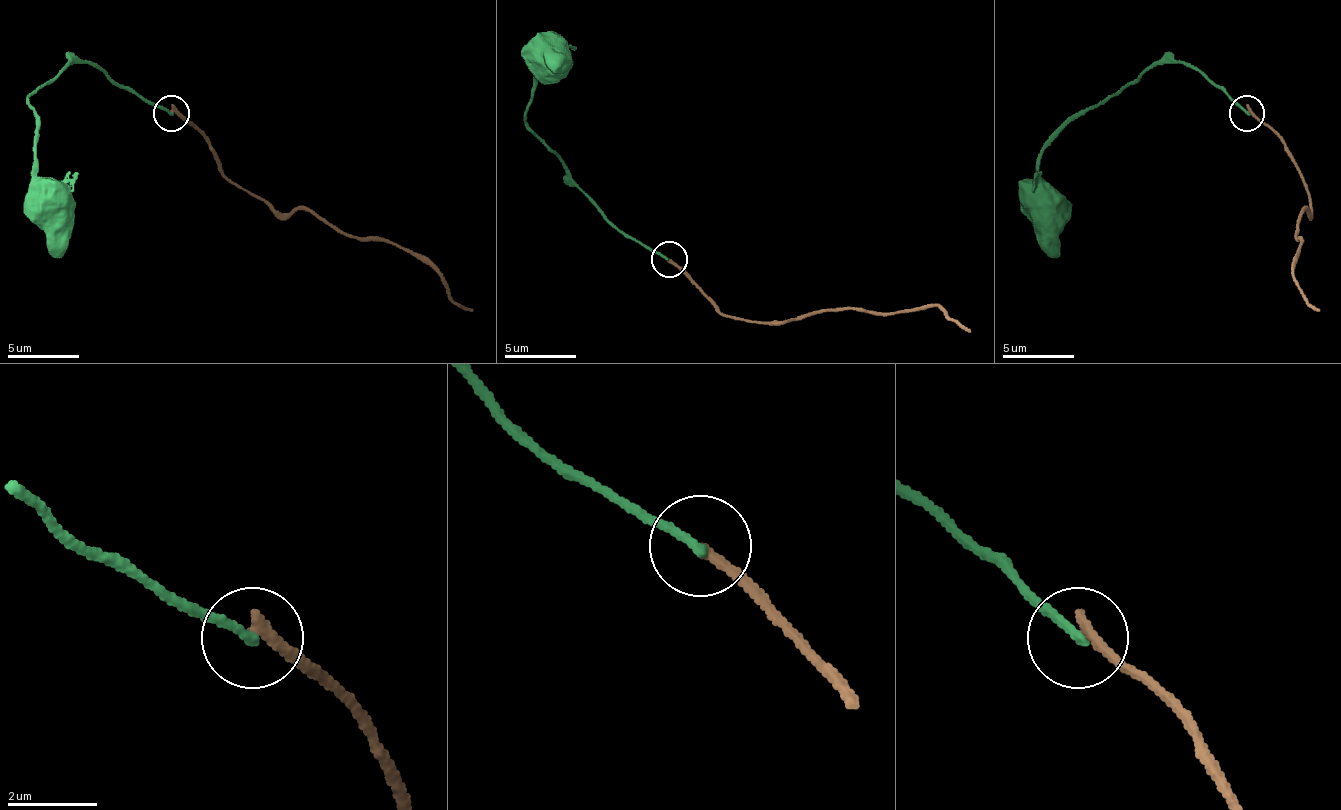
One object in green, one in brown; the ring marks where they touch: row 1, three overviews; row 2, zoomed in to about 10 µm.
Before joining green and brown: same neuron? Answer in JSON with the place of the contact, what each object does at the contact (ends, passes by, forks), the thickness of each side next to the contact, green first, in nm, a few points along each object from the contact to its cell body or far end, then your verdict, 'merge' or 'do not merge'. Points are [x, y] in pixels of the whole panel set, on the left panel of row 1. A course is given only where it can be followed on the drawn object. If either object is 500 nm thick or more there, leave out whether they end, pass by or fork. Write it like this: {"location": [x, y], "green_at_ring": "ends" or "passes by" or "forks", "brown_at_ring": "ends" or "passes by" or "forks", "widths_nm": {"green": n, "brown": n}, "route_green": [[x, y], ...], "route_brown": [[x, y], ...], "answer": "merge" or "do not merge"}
{"location": [171, 113], "green_at_ring": "ends", "brown_at_ring": "ends", "widths_nm": {"green": 200, "brown": 280}, "route_green": [[172, 114], [129, 92], [90, 64], [62, 67], [30, 96], [37, 178], [51, 192], [51, 203]], "route_brown": [[172, 110], [208, 142], [233, 182], [283, 214], [311, 210], [351, 235], [411, 249], [440, 281], [472, 310]], "answer": "do not merge"}

